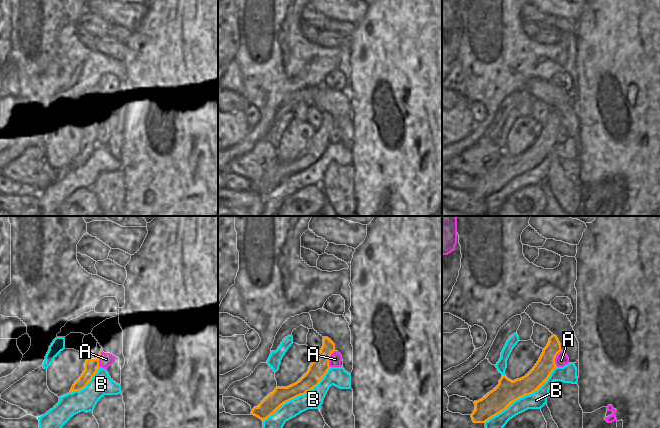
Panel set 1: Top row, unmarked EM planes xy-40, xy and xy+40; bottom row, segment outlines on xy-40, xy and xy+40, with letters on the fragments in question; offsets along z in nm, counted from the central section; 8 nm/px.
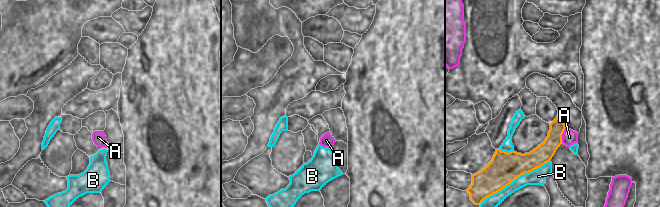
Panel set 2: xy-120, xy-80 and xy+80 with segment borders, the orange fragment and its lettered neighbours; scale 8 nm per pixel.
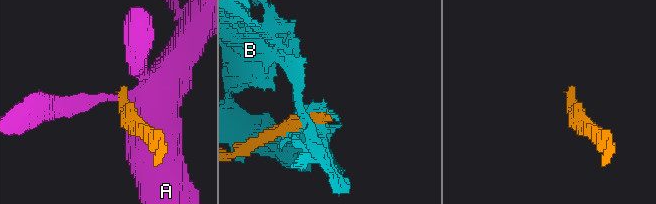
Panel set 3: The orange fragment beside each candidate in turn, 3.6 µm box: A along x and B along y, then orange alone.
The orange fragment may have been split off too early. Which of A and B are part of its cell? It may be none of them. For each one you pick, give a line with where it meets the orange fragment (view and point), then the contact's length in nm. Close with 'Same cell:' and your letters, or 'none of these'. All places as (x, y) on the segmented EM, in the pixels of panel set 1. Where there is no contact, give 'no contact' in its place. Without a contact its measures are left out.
Same cell: none of these

